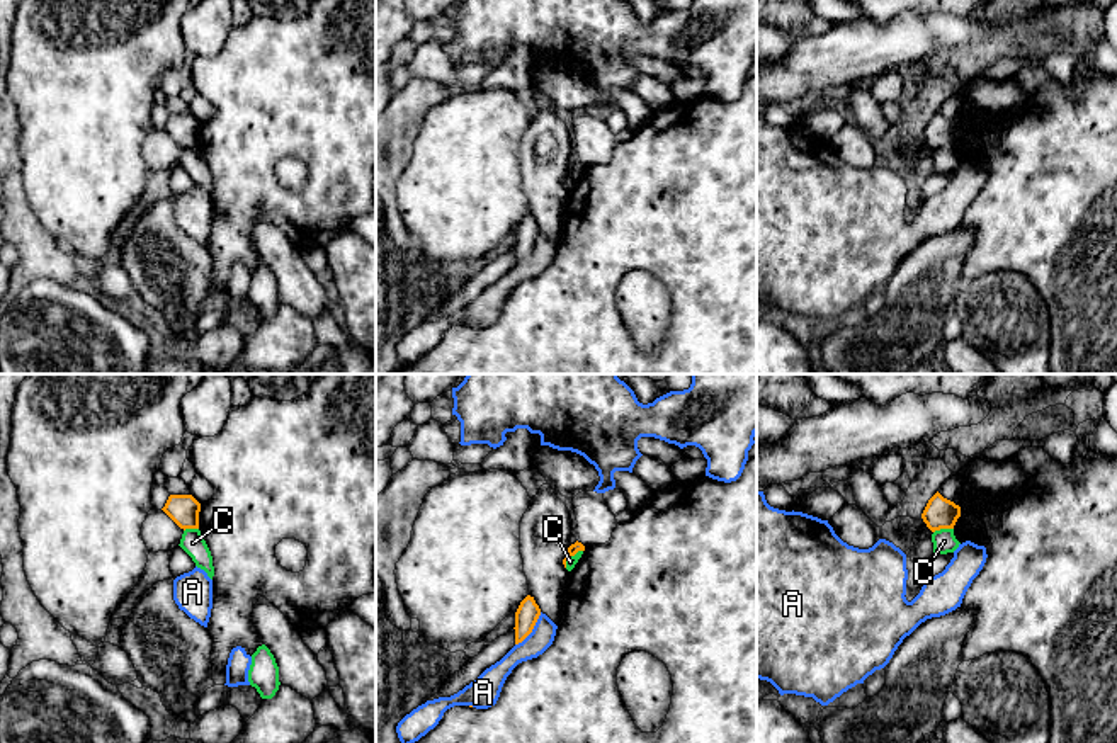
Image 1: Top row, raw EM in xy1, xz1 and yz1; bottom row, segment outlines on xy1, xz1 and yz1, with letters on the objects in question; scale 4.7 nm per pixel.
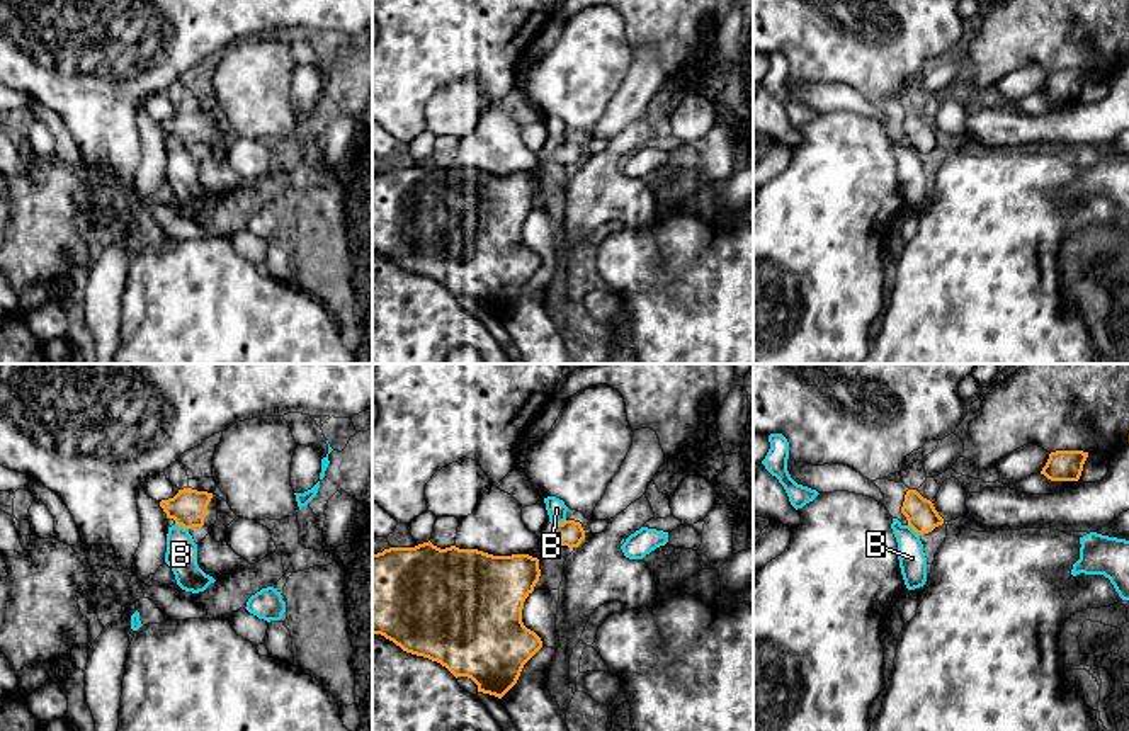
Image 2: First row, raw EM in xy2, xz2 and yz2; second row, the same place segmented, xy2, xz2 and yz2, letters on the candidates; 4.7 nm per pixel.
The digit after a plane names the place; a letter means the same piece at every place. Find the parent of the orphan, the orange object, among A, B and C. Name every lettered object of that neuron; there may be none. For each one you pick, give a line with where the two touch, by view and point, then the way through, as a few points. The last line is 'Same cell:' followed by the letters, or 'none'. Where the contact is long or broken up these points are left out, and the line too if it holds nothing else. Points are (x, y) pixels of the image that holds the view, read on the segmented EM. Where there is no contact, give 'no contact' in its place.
Same cell: none

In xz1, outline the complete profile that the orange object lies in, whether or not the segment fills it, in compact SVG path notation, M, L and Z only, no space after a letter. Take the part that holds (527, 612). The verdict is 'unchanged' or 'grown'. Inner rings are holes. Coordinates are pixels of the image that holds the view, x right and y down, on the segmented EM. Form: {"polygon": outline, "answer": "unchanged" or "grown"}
{"polygon": "M527 595L515 612L515 644L522 643L532 632L539 615L539 605L534 597Z", "answer": "unchanged"}

